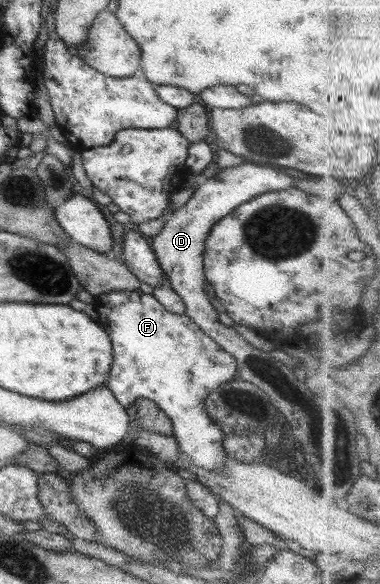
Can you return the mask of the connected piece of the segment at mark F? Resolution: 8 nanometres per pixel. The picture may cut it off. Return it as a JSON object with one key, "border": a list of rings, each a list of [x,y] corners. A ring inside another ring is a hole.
{"border":[[[141,290],[133,291],[110,291],[104,294],[98,295],[94,298],[93,306],[95,313],[97,313],[97,325],[103,327],[105,333],[109,336],[111,347],[112,347],[112,362],[108,373],[108,378],[105,380],[104,385],[109,389],[109,392],[113,394],[113,398],[117,401],[117,404],[121,404],[121,407],[127,408],[131,403],[135,402],[135,399],[149,399],[153,403],[157,404],[158,409],[163,411],[169,418],[172,425],[172,436],[176,441],[177,457],[176,463],[178,465],[194,465],[200,467],[205,471],[210,469],[220,469],[226,460],[226,453],[224,452],[222,443],[224,440],[223,432],[217,427],[216,423],[212,422],[209,414],[205,411],[204,403],[205,398],[213,389],[227,383],[233,379],[237,379],[236,373],[236,361],[225,353],[210,337],[207,337],[184,313],[174,314],[173,312],[167,311],[153,296],[141,292]]]}

